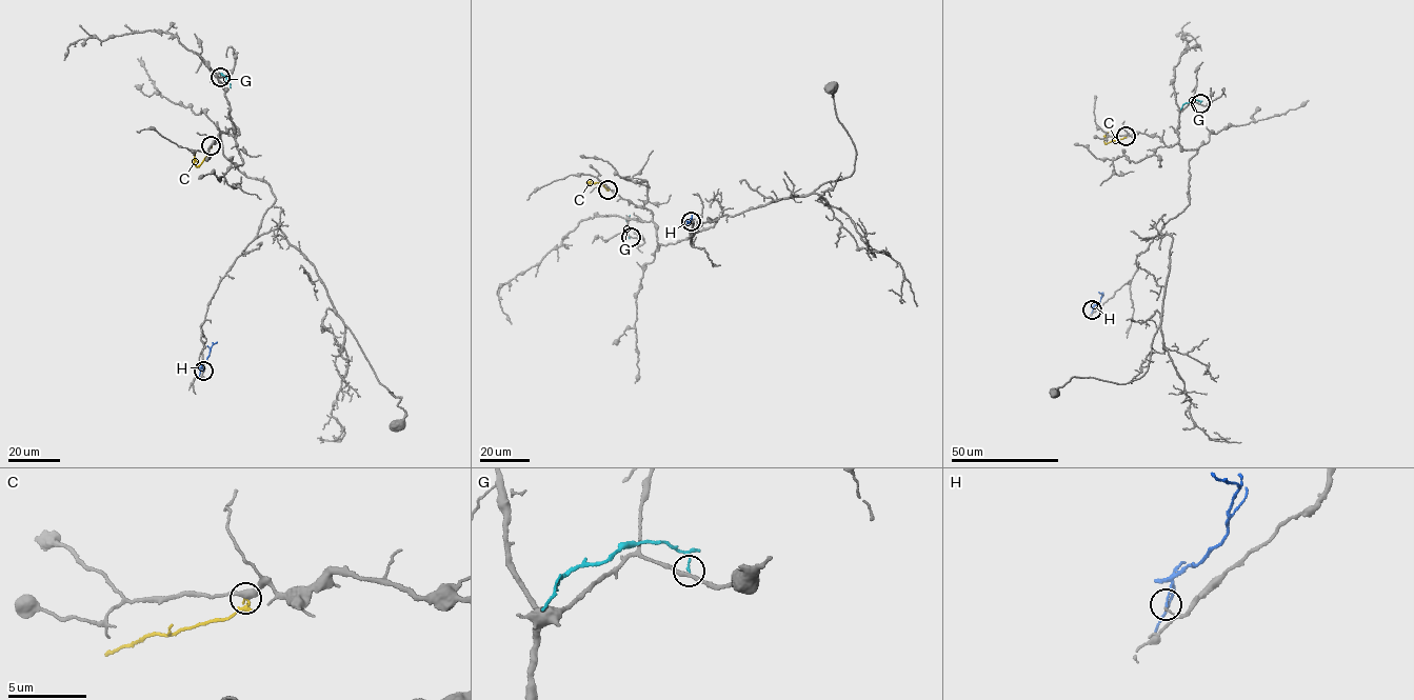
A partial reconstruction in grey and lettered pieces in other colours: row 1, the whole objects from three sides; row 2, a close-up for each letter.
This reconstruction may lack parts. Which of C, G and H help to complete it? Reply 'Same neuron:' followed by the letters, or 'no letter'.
Same neuron: no letter

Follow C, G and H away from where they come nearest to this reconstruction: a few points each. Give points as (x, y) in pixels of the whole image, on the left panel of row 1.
C: (211, 145), (198, 166), (194, 163), (195, 153)
G: (220, 77), (221, 73), (226, 77), (231, 87)
H: (203, 370), (202, 363), (217, 342)

